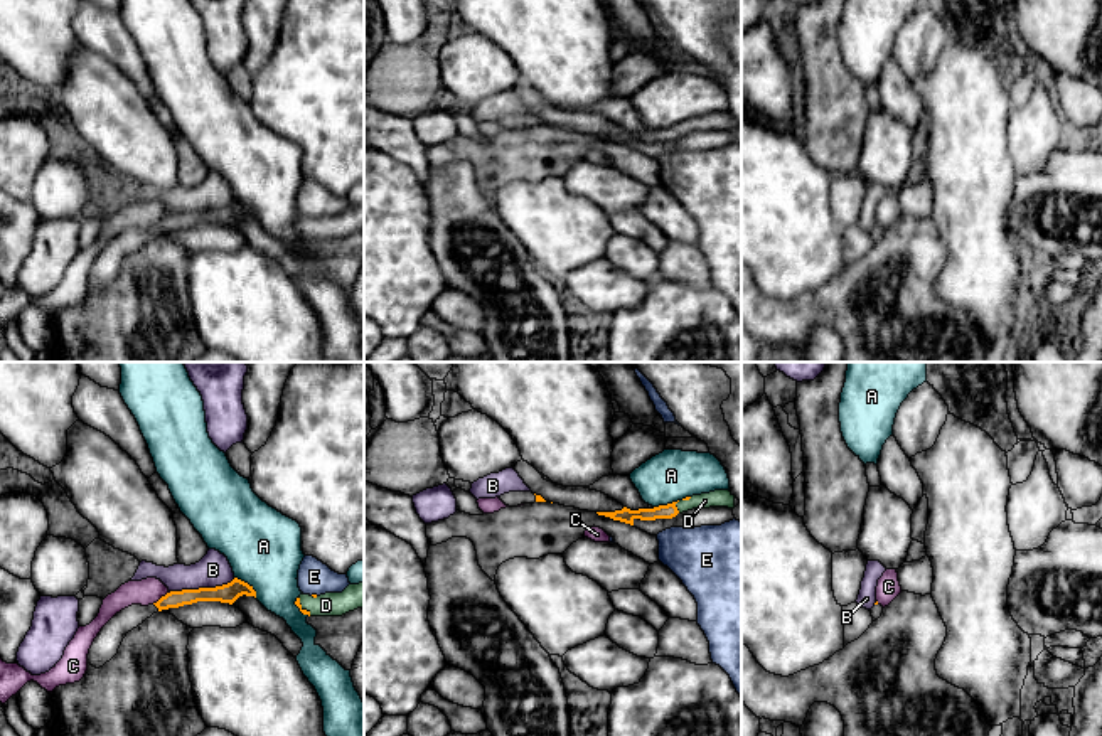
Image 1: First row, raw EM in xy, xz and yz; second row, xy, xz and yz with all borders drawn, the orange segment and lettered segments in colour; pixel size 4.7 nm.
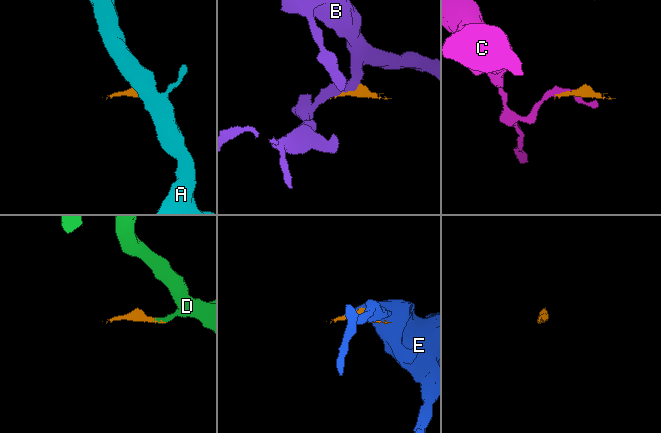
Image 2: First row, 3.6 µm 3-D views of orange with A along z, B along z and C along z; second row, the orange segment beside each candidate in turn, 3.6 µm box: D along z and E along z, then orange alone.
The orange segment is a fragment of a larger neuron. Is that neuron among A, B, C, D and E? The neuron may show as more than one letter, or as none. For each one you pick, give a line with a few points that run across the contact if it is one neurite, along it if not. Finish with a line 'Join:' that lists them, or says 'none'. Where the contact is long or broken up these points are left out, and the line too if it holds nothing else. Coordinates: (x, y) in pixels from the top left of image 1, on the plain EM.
Join: none

